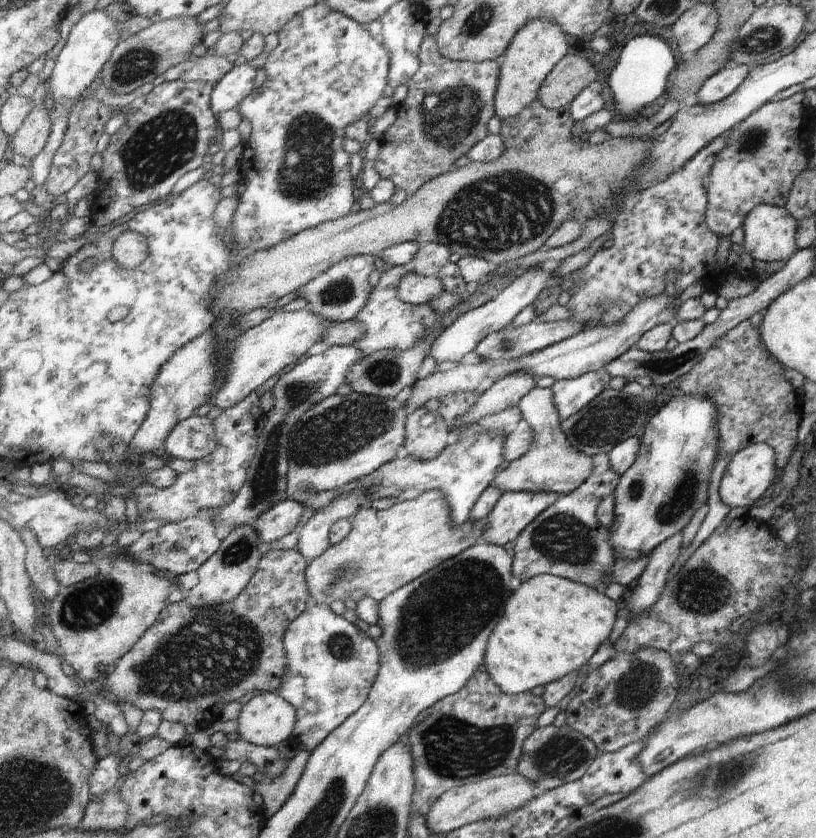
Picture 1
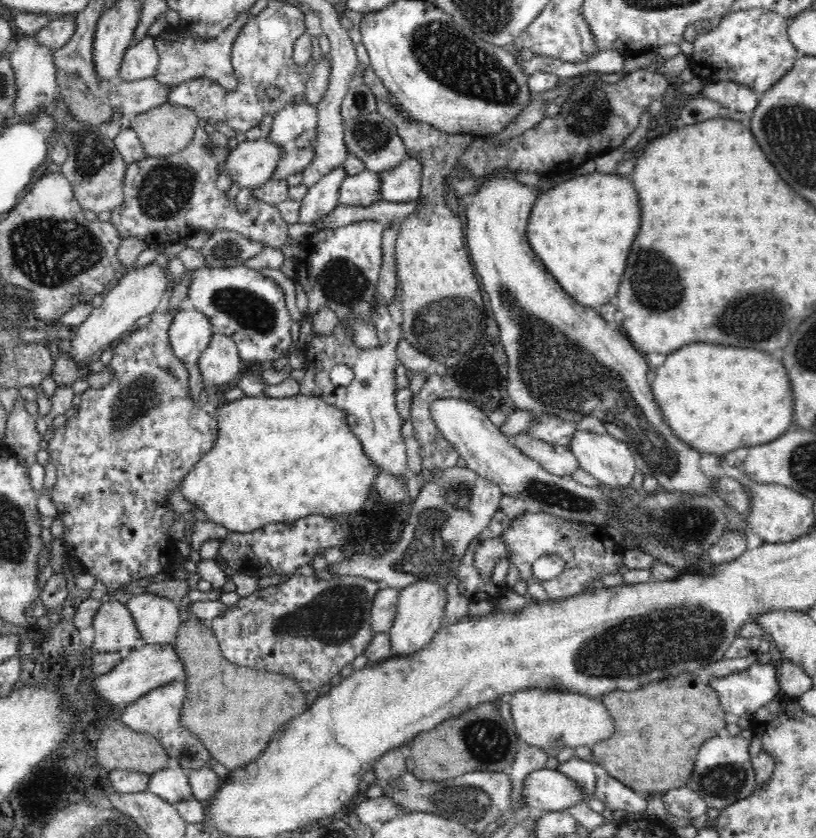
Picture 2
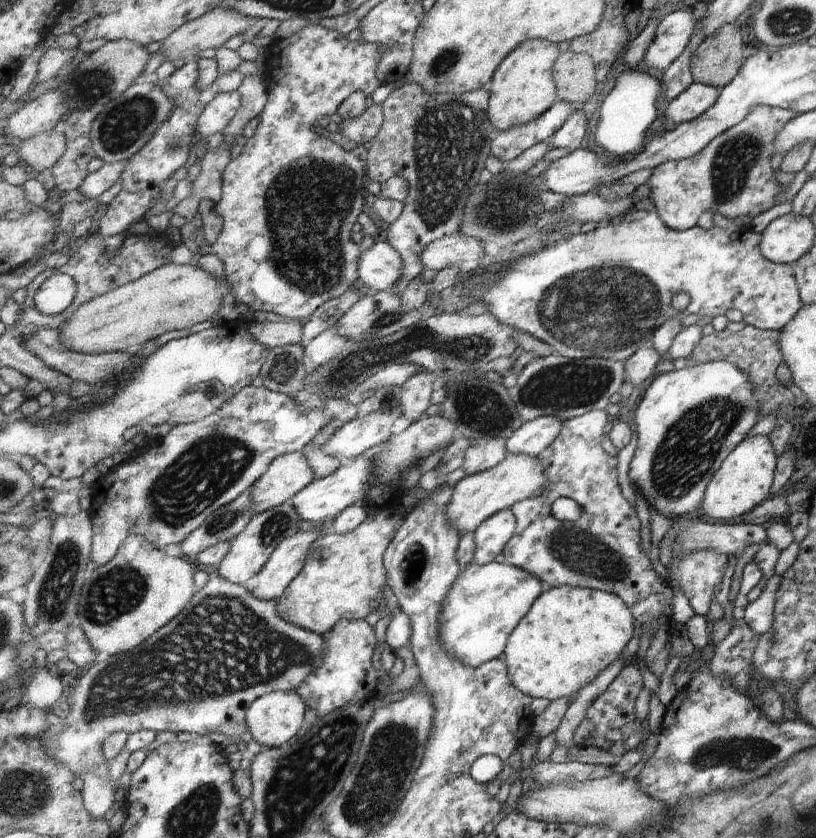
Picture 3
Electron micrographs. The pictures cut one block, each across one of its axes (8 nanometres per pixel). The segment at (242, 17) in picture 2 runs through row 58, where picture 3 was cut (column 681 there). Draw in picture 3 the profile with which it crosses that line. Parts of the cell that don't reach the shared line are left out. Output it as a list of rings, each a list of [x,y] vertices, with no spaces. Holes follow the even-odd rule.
[[[755,106],[741,122],[719,134],[700,154],[679,161],[670,161],[652,171],[648,179],[651,198],[656,202],[663,222],[673,230],[686,231],[697,226],[701,212],[709,210],[724,219],[757,216],[775,205],[775,196],[789,188],[773,178],[770,159],[773,136],[796,114],[771,106]]]

